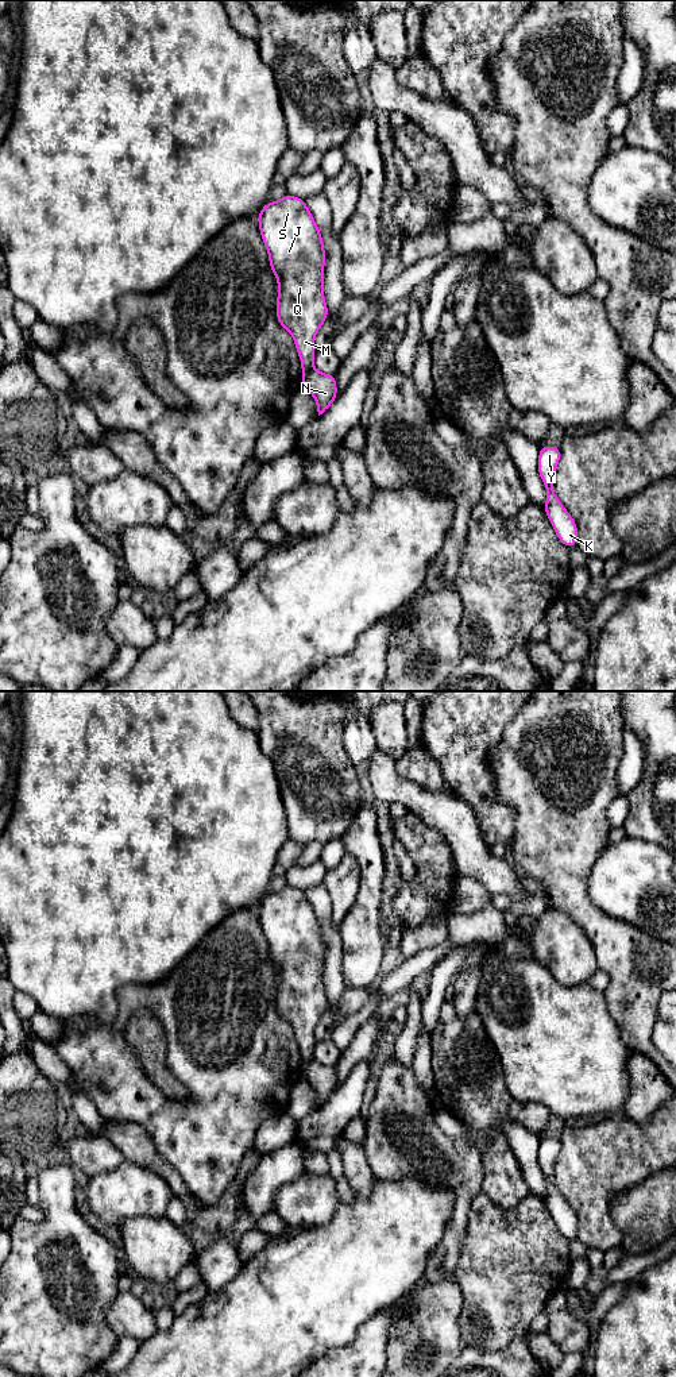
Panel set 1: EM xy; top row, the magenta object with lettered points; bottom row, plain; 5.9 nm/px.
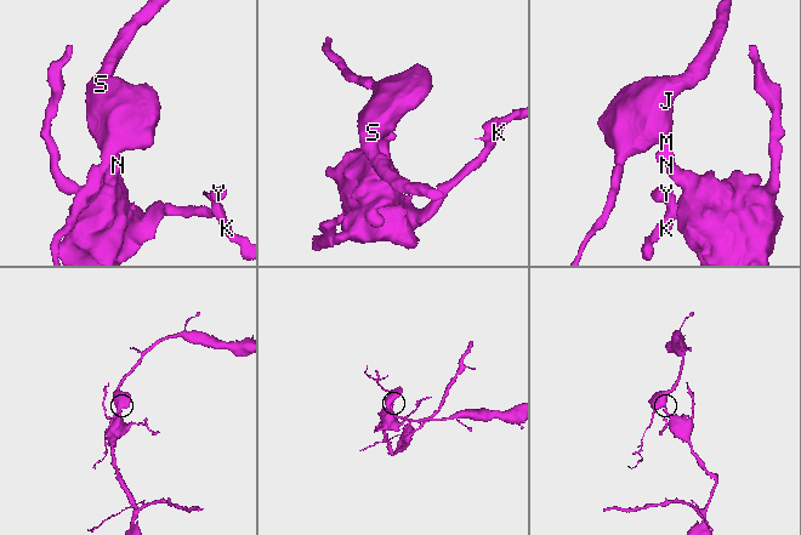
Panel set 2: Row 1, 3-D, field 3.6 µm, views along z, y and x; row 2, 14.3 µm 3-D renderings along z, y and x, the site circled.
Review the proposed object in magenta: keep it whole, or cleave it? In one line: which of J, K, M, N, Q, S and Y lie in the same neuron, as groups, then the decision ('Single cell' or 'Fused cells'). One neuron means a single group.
Groups: J M Q S / K N Y. Fused cells

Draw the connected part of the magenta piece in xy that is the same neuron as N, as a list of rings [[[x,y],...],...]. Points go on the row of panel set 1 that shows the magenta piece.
[[[314,367],[302,375],[302,387],[314,397],[318,416],[322,414],[337,397],[335,375],[320,373]]]

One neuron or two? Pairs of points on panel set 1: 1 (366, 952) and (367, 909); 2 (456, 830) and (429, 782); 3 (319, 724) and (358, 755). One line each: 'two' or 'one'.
1: one
2: two
3: two

